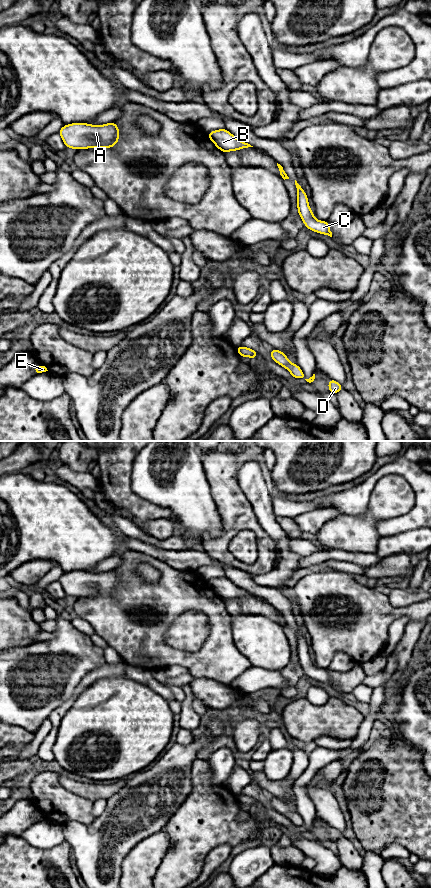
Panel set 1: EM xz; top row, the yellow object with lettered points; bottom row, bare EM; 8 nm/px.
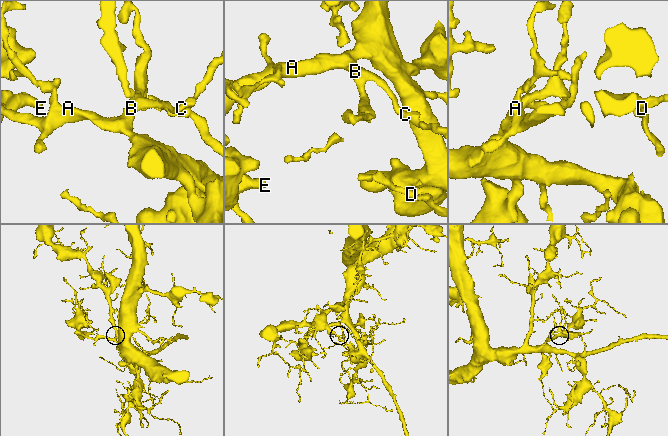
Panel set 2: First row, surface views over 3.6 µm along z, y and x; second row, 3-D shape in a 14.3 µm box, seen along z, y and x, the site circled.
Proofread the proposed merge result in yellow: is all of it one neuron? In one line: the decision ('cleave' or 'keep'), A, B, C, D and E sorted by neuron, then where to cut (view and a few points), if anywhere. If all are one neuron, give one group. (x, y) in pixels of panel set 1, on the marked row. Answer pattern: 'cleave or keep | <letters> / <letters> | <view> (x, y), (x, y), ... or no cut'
keep | A B C D E | no cut

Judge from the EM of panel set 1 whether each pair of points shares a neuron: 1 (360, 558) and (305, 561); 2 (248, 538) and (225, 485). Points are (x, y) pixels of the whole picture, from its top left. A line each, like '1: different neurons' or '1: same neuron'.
1: same neuron
2: different neurons

